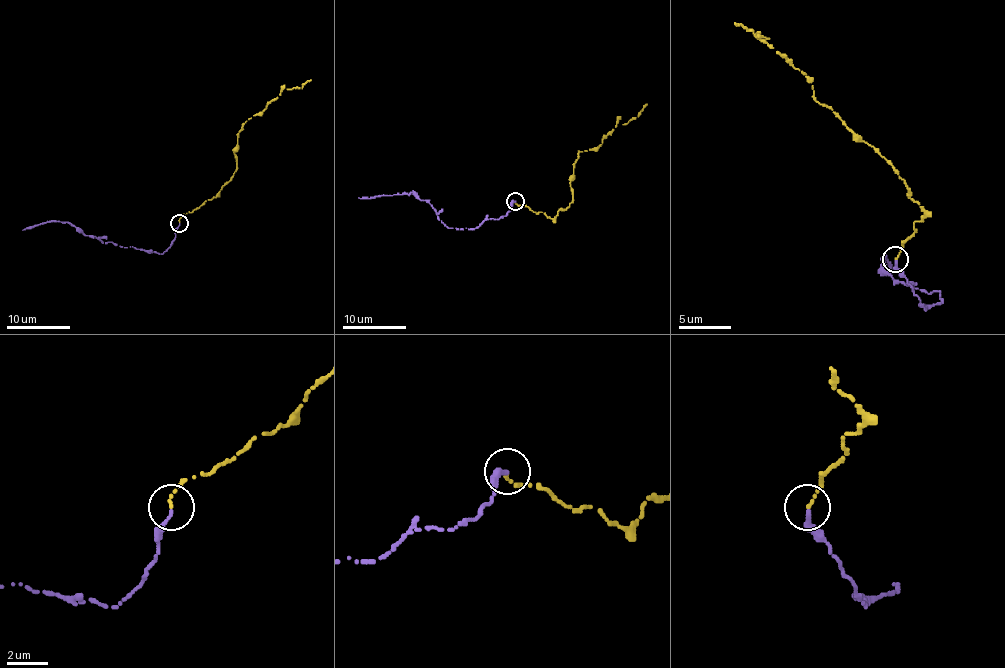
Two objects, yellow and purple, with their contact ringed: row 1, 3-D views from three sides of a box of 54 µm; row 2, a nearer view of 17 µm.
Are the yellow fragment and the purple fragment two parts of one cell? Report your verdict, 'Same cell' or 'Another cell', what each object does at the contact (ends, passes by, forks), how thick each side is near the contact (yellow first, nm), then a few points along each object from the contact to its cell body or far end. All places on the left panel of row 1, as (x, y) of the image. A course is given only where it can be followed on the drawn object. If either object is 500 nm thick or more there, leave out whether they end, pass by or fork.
Same cell. At the ring yellow ends. At the ring purple ends. Thickness 140 nm (yellow) against 240 nm. Course of yellow: (180, 222), (229, 181), (237, 168), (234, 149), (242, 125), (281, 90), (302, 87), (310, 79). Course of purple: (180, 224), (175, 240), (162, 254), (103, 243), (84, 235), (68, 222), (49, 221), (22, 230)

